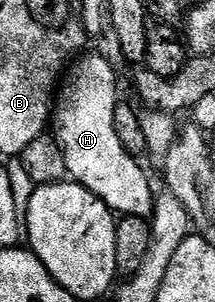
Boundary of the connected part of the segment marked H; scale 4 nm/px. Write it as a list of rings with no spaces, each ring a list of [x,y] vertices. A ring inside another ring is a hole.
[[[86,53],[78,57],[68,69],[58,91],[51,116],[53,137],[63,150],[67,162],[68,175],[78,185],[87,188],[97,198],[107,204],[116,215],[132,218],[150,219],[155,211],[155,190],[141,168],[142,163],[130,156],[122,148],[119,136],[115,133],[114,112],[119,101],[117,95],[116,67],[106,60],[103,54]]]

